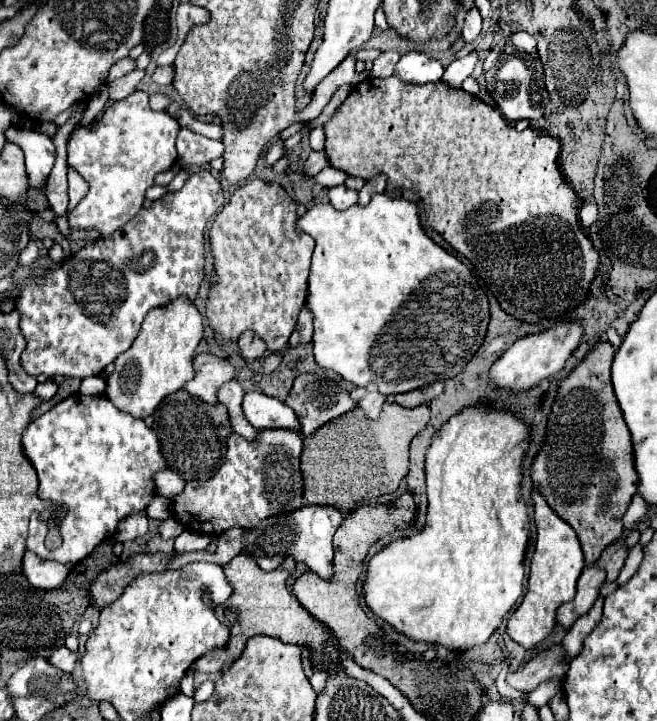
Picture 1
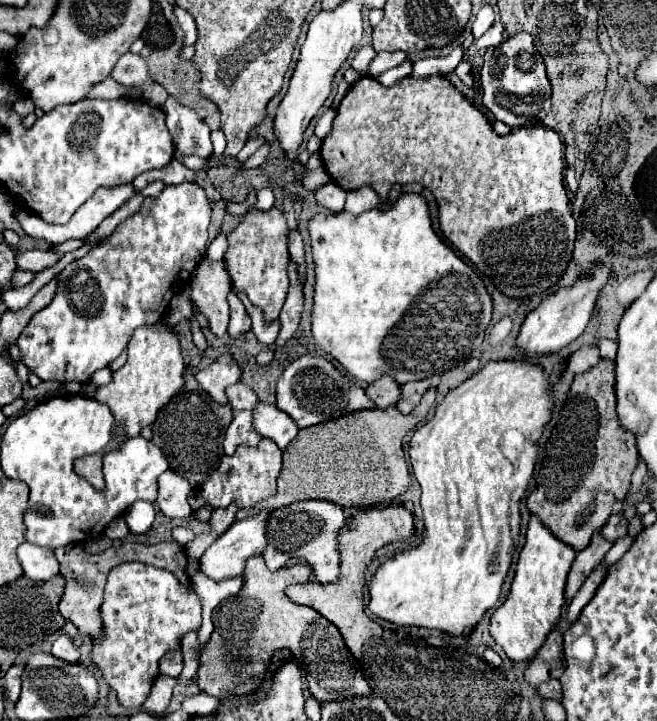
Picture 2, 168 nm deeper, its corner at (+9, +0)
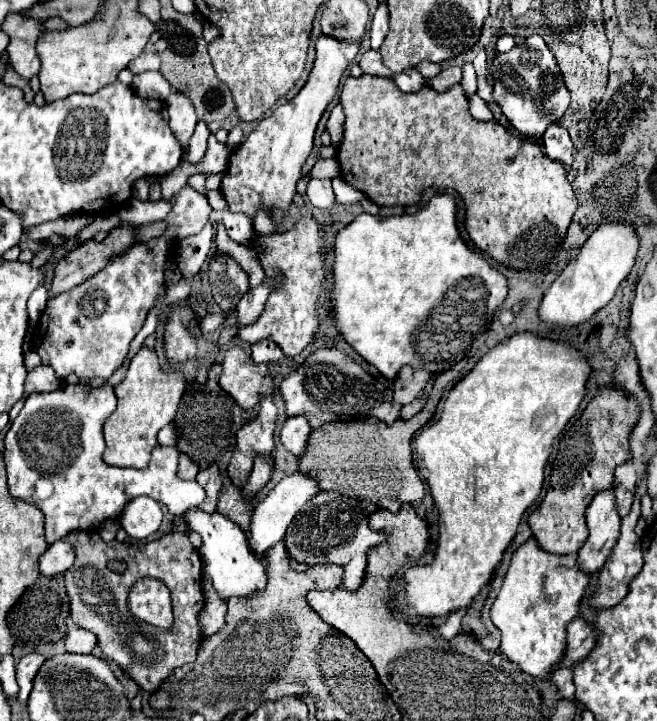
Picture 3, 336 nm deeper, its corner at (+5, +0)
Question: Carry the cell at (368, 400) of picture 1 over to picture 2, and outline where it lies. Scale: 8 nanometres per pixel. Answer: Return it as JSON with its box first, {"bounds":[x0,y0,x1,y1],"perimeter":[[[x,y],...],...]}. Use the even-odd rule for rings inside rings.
{"bounds":[366,376,400,408],"perimeter":[[[382,376],[366,388],[366,394],[376,402],[376,408],[396,406],[400,400],[400,384],[396,384],[390,376]]]}

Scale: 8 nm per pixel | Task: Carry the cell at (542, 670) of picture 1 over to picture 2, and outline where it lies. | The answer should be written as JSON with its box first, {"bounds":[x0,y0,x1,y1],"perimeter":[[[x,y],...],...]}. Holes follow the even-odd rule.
{"bounds":[524,630,566,688],"perimeter":[[[552,630],[548,640],[544,642],[544,646],[540,648],[540,652],[534,656],[534,660],[530,662],[530,666],[524,672],[524,678],[528,684],[532,684],[536,688],[542,682],[548,682],[552,678],[562,676],[562,672],[566,668],[562,644],[564,644],[562,632]]]}

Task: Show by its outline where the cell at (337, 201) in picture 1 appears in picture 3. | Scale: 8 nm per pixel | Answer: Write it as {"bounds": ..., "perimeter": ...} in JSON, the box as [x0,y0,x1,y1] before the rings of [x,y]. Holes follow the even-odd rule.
{"bounds":[306,178,336,210],"perimeter":[[[312,178],[308,188],[306,188],[306,196],[310,200],[312,206],[320,208],[320,210],[330,210],[336,202],[336,196],[332,192],[332,184],[330,180],[318,180],[318,178]]]}

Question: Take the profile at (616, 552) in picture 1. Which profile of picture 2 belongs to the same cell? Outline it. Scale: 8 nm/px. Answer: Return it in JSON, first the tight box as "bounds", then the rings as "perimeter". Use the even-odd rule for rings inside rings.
{"bounds":[602,512,628,540],"perimeter":[[[614,512],[608,522],[604,524],[602,528],[602,534],[604,538],[608,540],[618,540],[622,536],[626,536],[626,528],[628,528],[628,520],[622,516],[622,512]]]}

